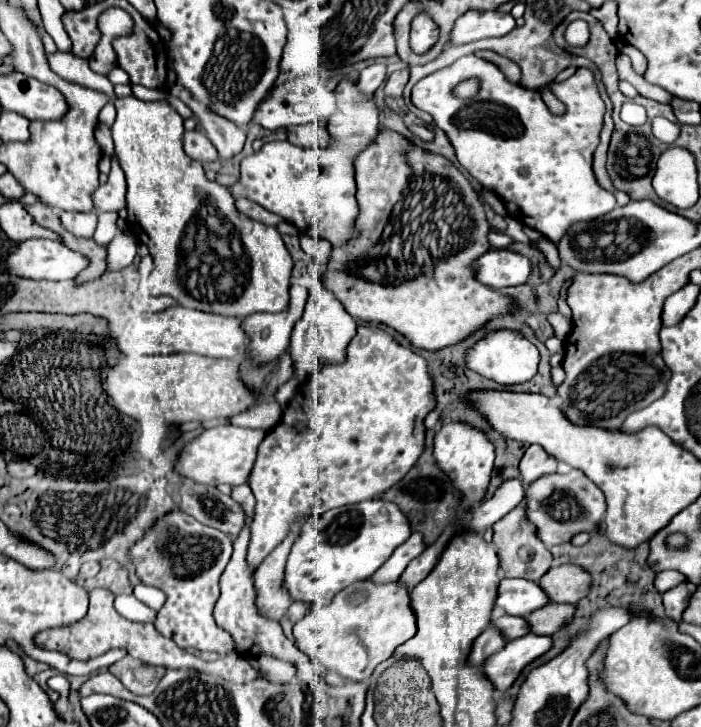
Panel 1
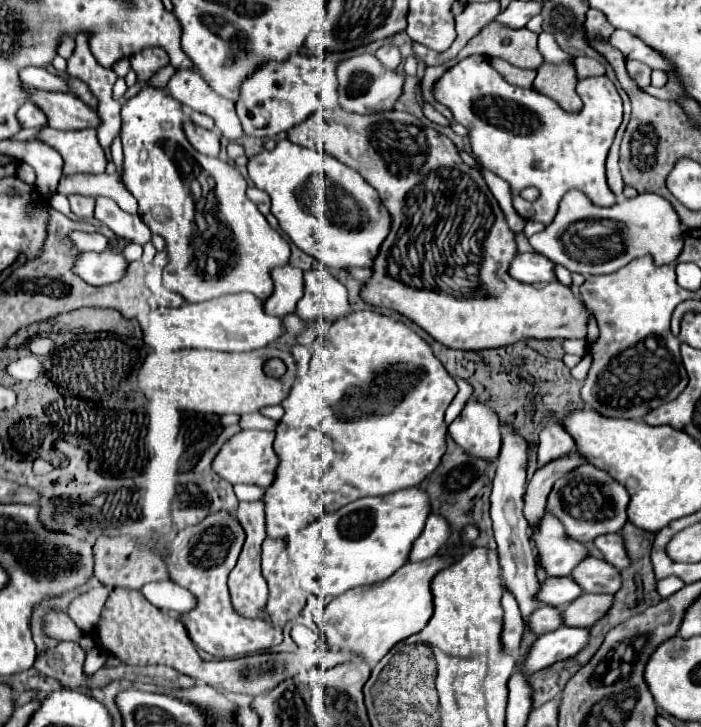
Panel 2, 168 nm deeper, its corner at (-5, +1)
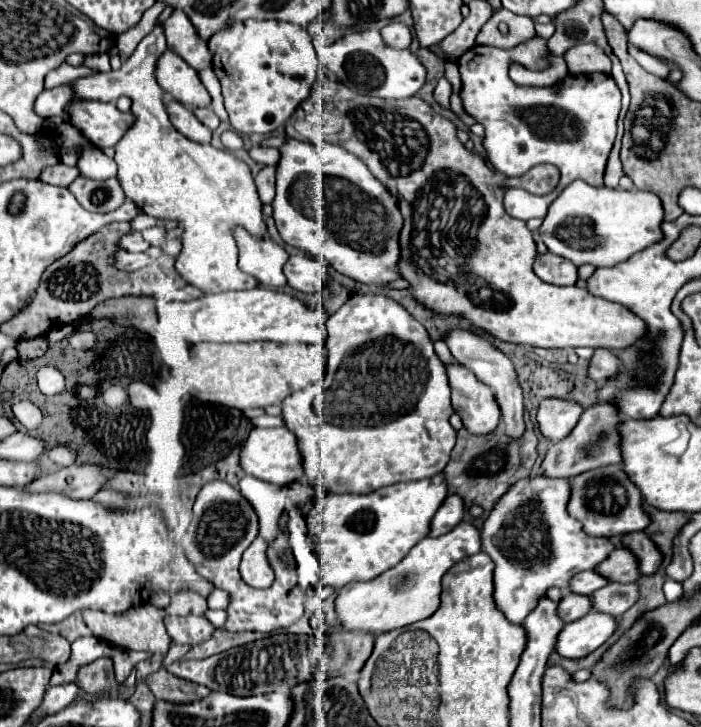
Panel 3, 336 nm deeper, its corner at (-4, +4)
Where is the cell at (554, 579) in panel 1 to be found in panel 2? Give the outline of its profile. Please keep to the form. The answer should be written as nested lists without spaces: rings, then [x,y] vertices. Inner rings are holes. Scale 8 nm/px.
[[[586,557],[572,573],[572,579],[576,579],[586,593],[616,593],[622,587],[620,571],[596,557]]]

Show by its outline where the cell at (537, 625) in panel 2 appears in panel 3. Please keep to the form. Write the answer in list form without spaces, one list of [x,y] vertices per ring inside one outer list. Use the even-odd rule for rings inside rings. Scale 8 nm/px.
[[[565,592],[563,598],[557,602],[557,614],[561,616],[563,622],[573,622],[581,616],[585,616],[591,610],[591,600],[589,596],[579,596]]]

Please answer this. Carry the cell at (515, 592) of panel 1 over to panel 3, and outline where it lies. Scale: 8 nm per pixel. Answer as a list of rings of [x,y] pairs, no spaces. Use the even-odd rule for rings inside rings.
[[[585,570],[585,572],[579,572],[577,576],[573,576],[573,580],[569,580],[569,592],[589,596],[595,590],[603,588],[605,584],[607,584],[607,580],[603,576],[599,576],[593,570]]]

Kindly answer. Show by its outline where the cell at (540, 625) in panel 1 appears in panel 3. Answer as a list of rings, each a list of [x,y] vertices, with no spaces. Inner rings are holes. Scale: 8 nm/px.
[[[607,584],[605,588],[599,588],[591,596],[593,610],[605,612],[609,616],[621,616],[625,610],[629,610],[637,600],[637,584]]]

